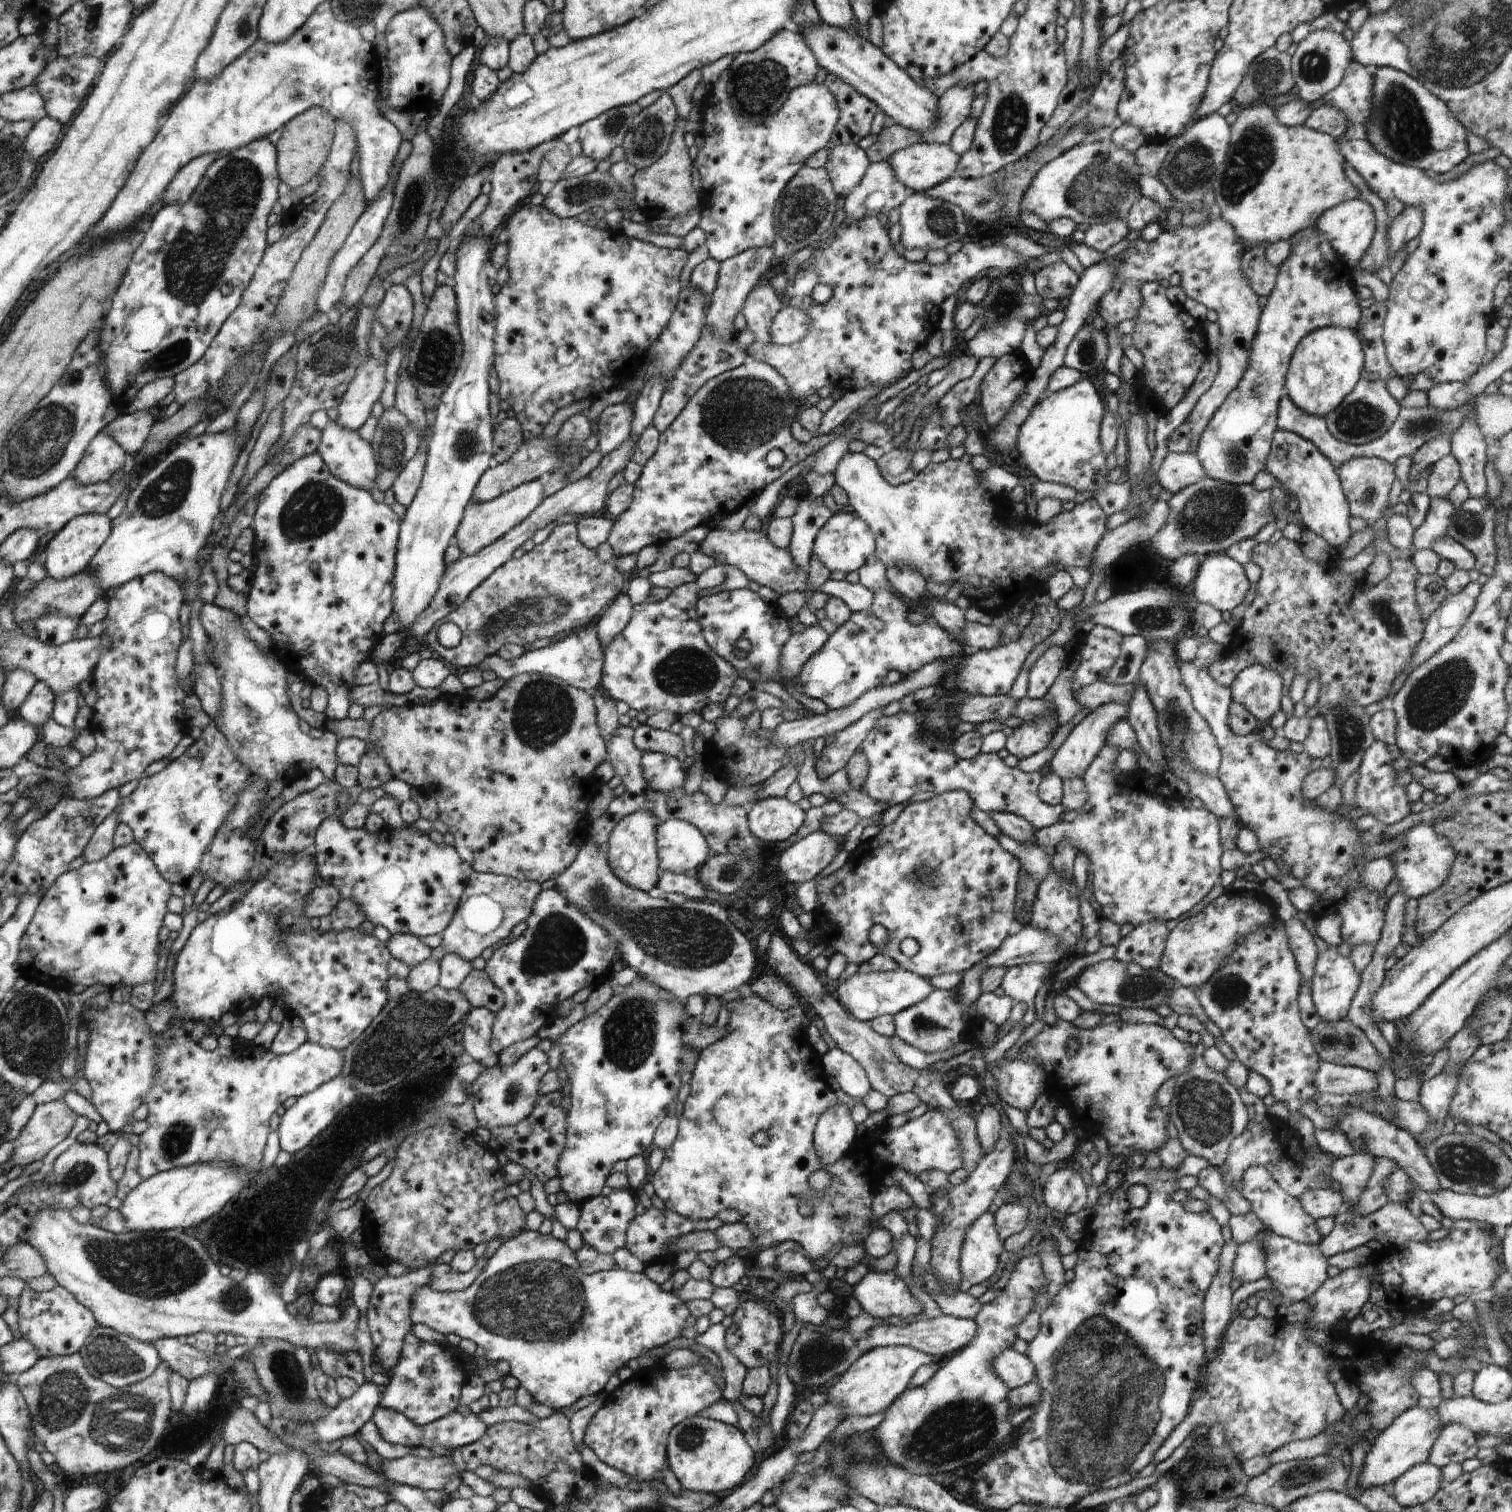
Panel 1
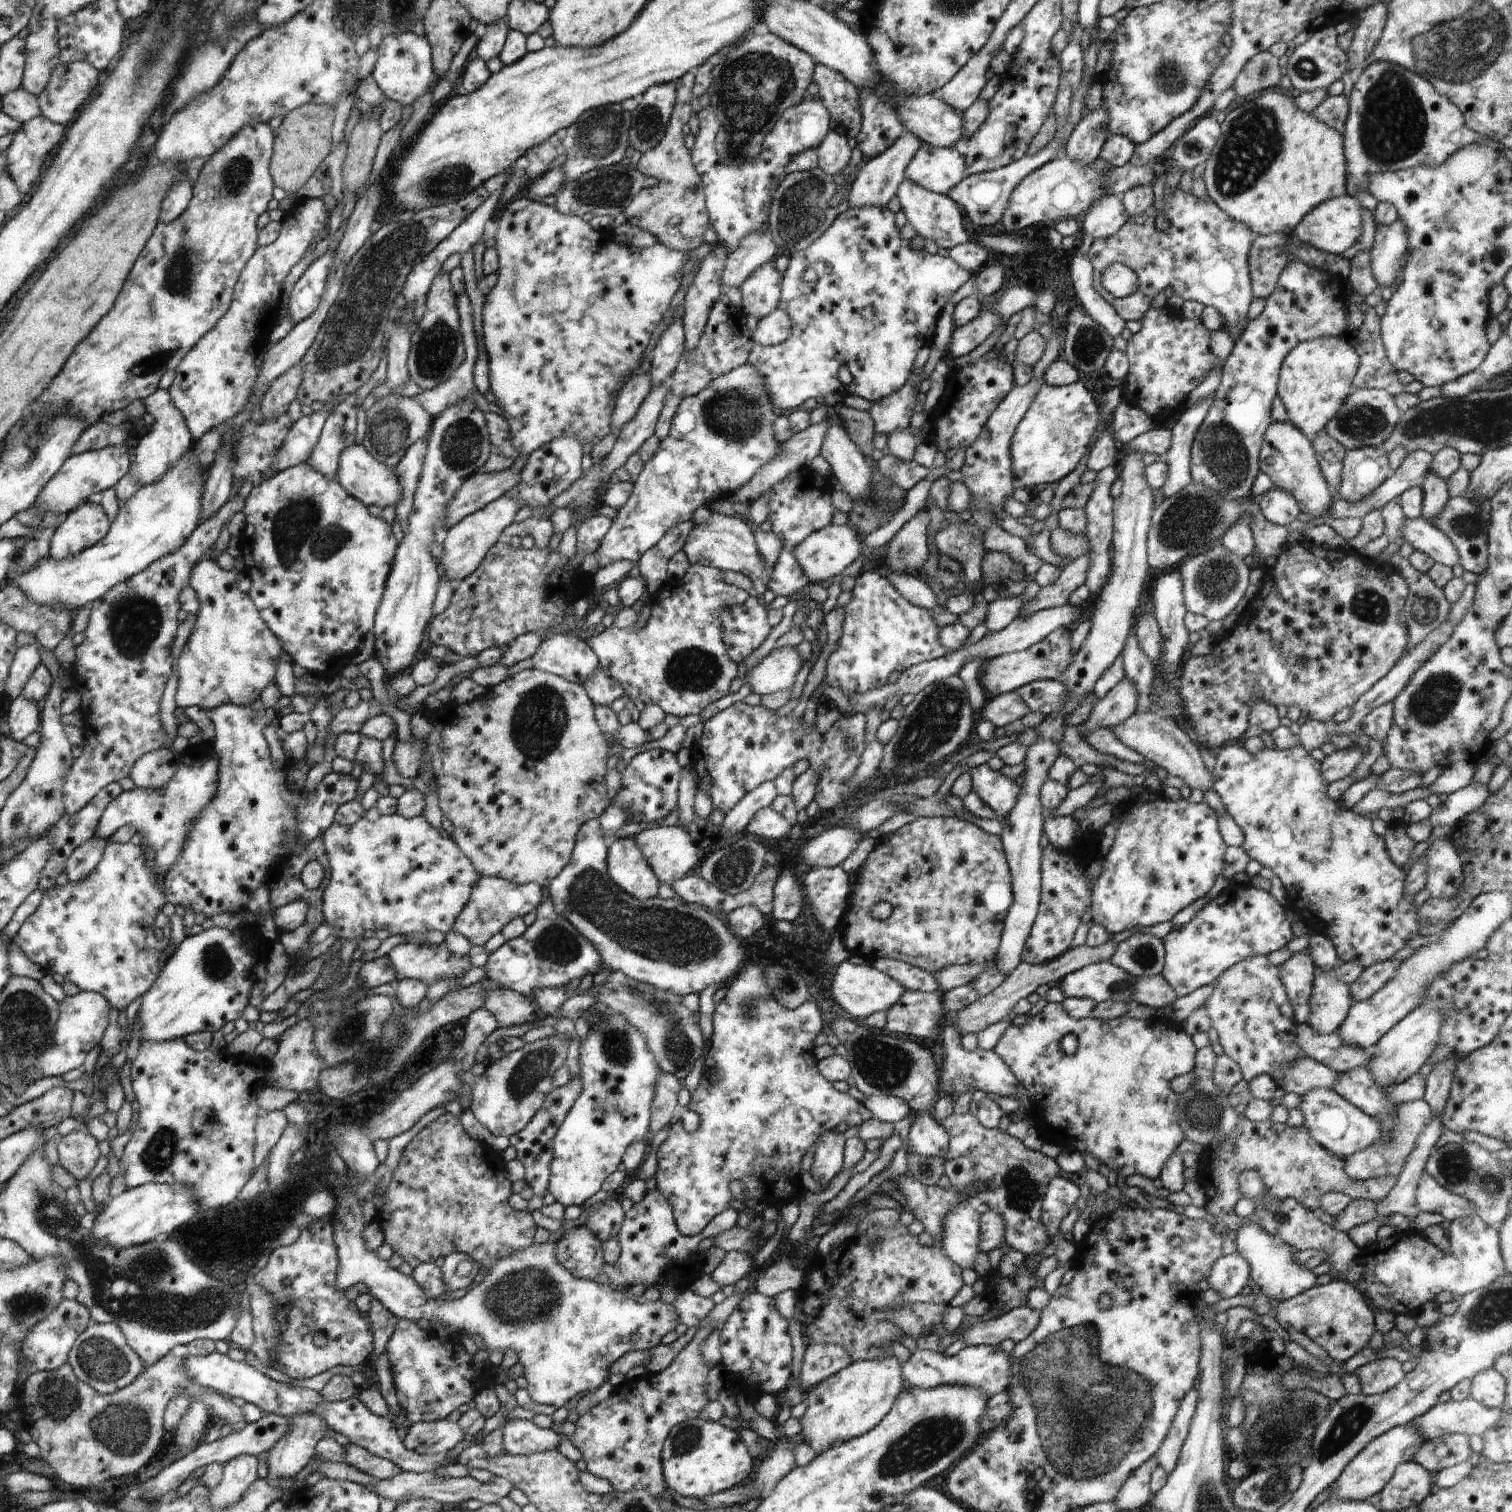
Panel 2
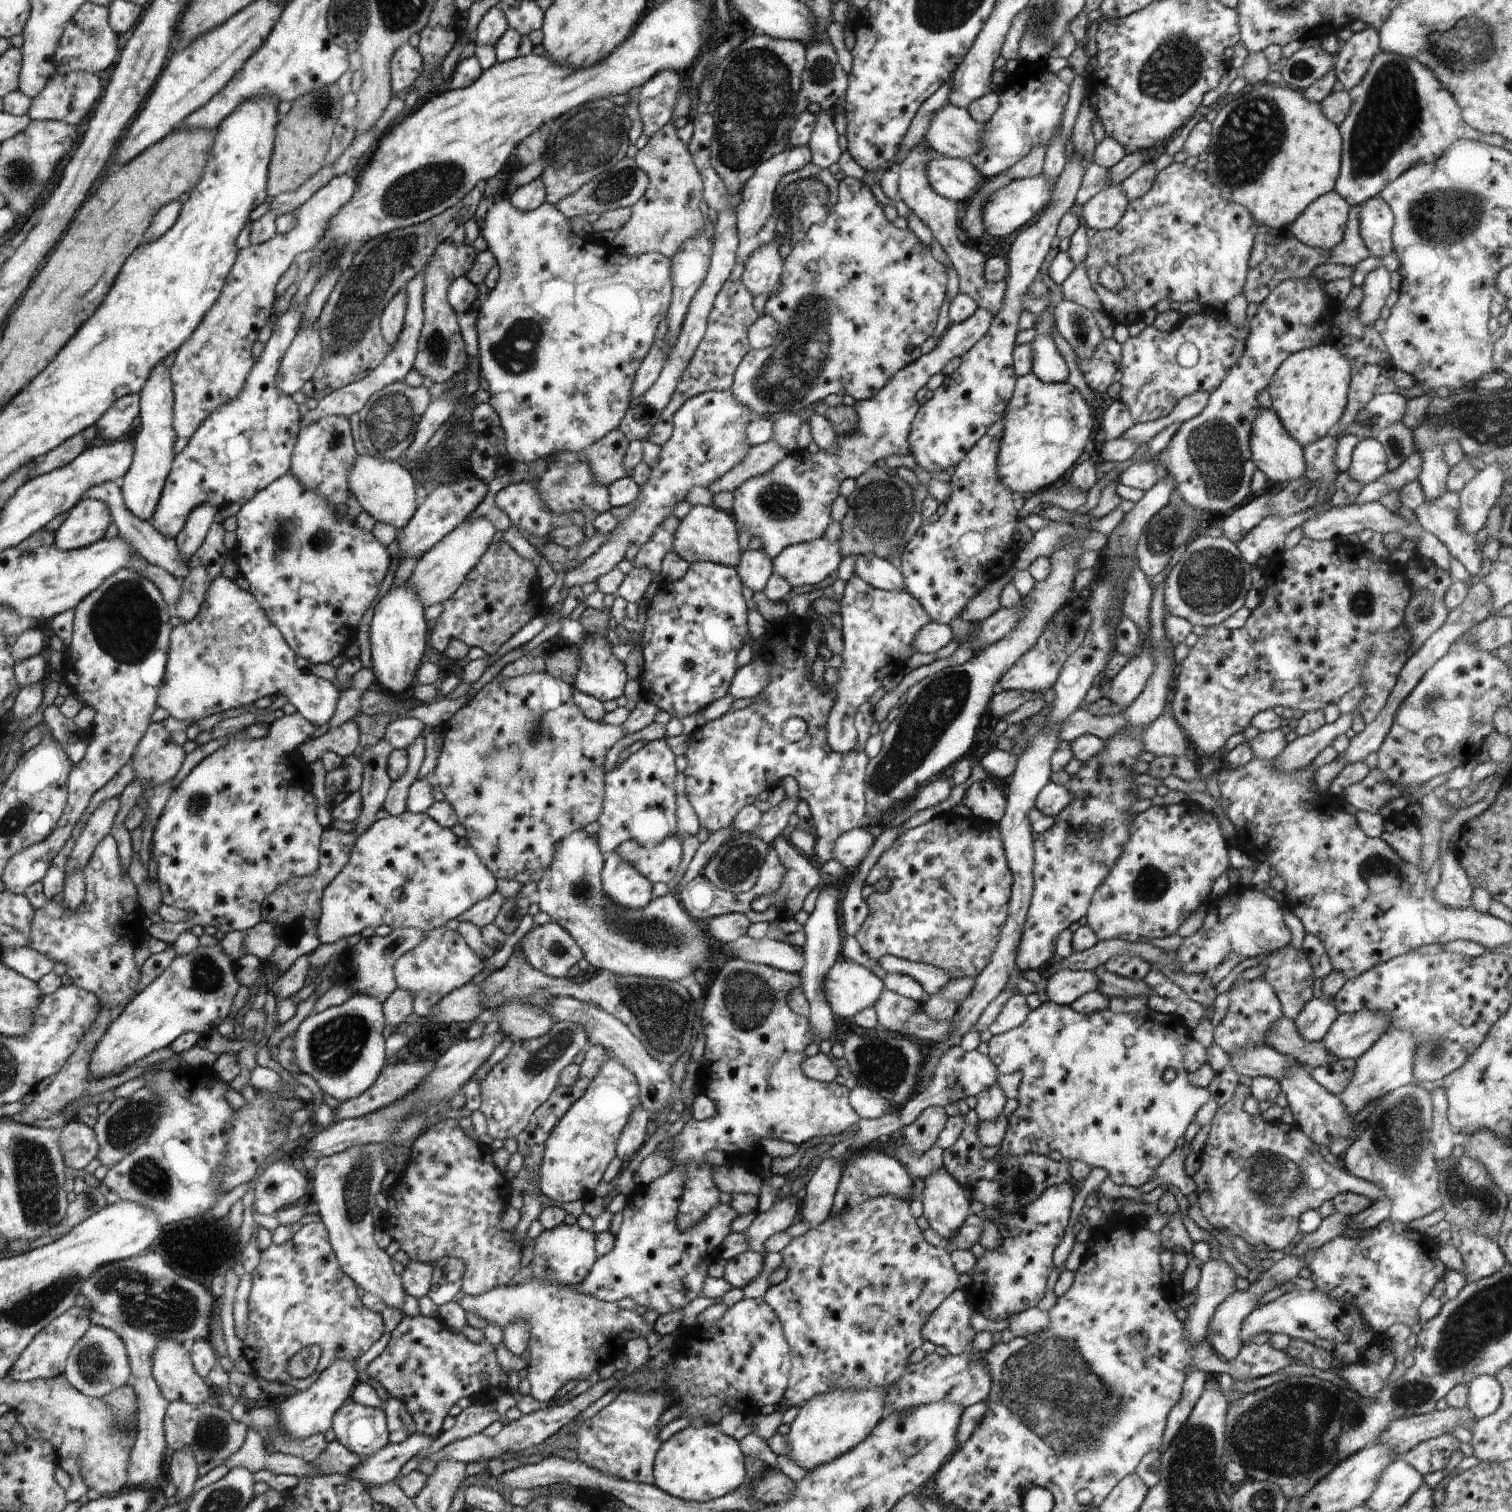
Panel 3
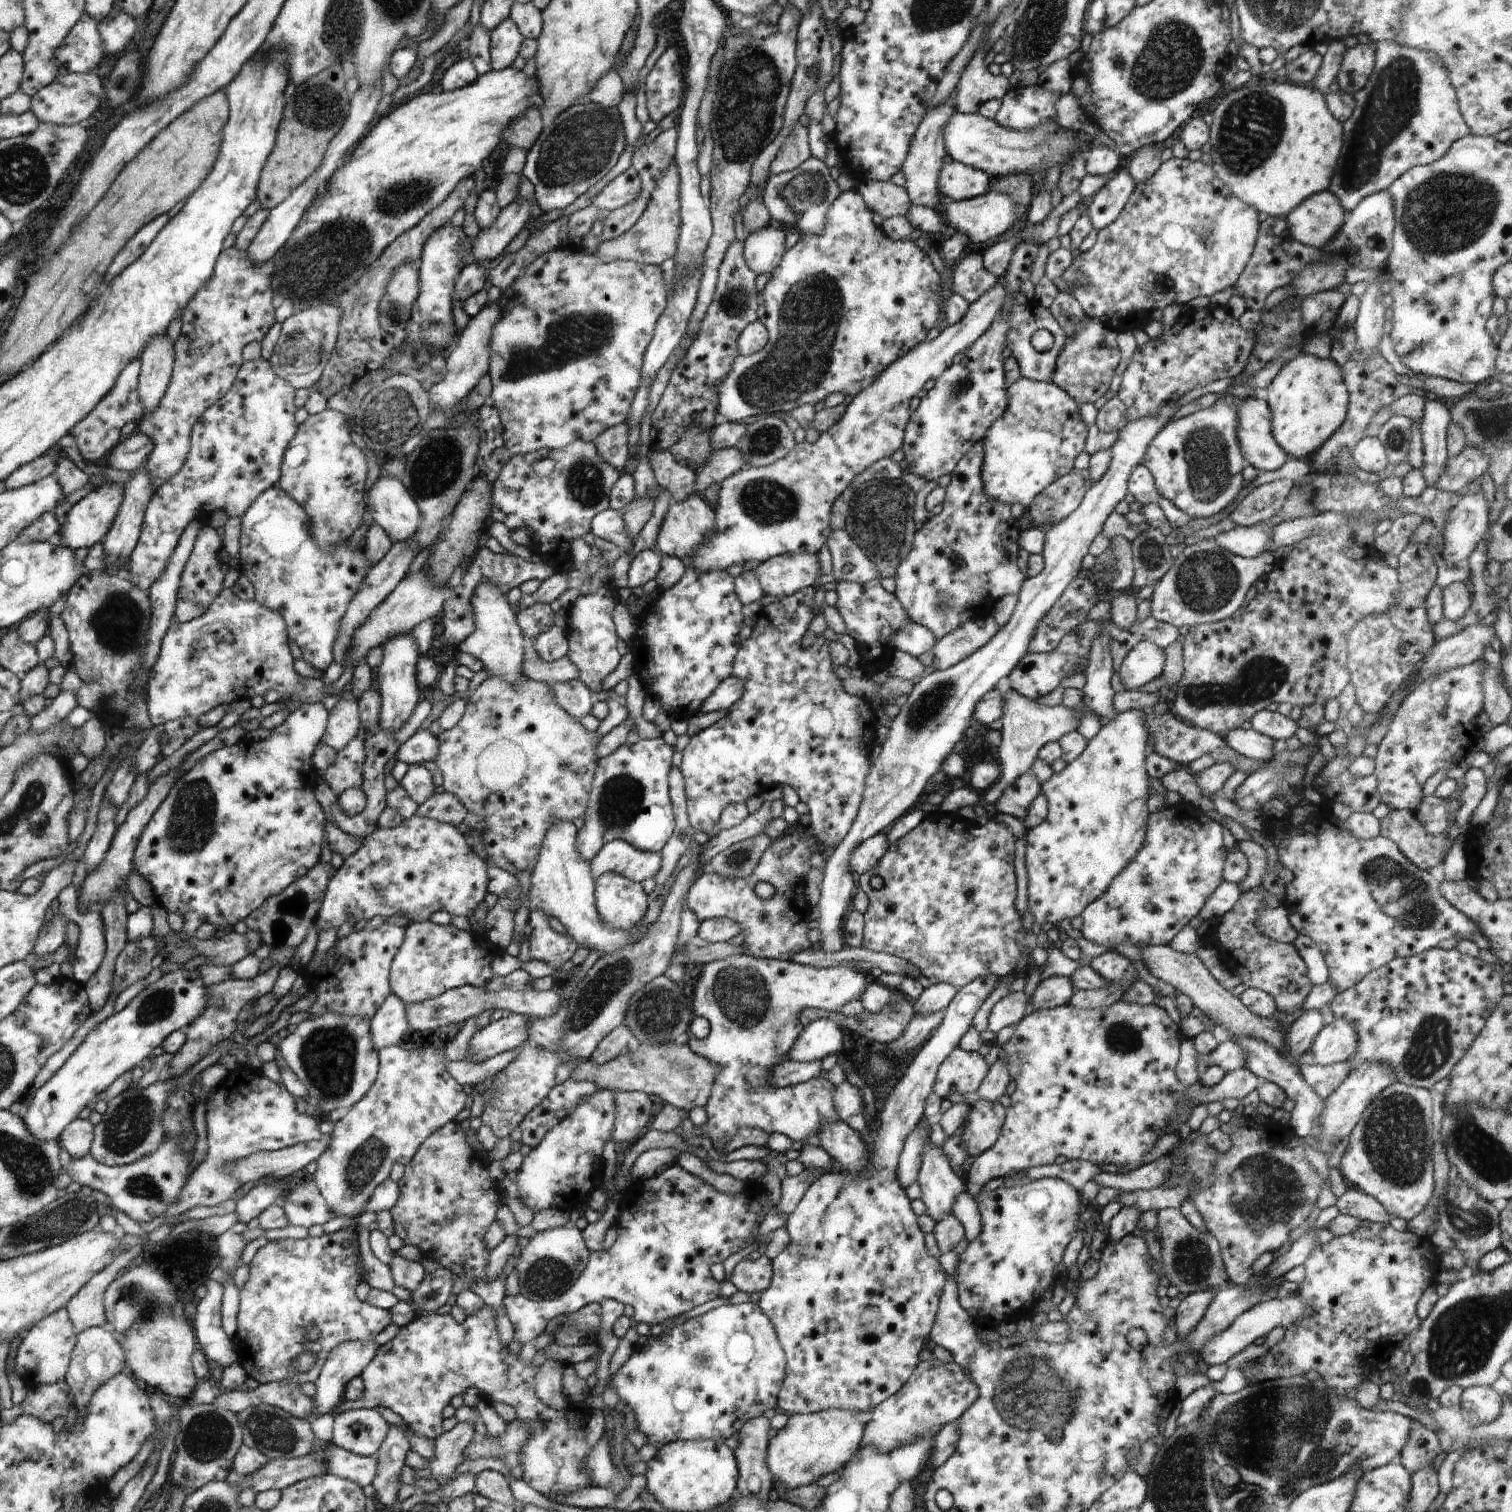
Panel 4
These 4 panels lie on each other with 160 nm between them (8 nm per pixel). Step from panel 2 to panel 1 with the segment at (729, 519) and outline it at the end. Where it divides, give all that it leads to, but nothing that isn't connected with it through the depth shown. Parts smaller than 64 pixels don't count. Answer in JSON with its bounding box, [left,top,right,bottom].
[698,526,808,595]

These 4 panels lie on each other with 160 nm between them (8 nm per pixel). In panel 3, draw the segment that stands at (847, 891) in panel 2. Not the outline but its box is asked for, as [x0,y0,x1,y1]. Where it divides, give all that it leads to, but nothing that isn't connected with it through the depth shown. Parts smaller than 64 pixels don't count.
[683,619,875,866]

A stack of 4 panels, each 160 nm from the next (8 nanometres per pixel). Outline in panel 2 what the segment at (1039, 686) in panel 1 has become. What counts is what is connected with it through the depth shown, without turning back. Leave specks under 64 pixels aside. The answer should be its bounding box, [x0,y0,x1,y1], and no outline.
[982,691,1030,727]

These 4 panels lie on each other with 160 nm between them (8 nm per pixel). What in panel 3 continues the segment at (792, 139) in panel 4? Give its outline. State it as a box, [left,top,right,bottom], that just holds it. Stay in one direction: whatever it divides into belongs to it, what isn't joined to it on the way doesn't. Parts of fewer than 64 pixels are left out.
[735,145,811,262]

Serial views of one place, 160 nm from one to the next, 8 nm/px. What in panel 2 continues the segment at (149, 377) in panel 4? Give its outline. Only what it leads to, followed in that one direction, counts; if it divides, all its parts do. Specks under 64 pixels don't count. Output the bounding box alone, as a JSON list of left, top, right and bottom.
[113,389,195,502]

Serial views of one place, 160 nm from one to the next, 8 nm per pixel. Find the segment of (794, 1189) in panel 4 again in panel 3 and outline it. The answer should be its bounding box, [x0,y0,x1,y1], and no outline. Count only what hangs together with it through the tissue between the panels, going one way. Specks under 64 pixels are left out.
[744,1194,798,1253]

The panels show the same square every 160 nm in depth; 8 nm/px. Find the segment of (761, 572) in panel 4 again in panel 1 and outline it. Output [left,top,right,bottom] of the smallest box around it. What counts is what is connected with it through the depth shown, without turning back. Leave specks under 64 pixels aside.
[812,512,875,574]

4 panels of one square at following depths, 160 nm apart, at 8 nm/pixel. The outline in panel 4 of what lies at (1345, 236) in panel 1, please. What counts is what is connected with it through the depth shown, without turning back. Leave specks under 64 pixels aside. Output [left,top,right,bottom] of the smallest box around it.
[1283,191,1345,250]

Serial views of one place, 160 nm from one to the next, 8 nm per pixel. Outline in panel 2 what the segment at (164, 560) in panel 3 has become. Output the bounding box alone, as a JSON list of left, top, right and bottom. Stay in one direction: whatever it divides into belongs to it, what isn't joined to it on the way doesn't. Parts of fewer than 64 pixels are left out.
[174,558,284,710]

